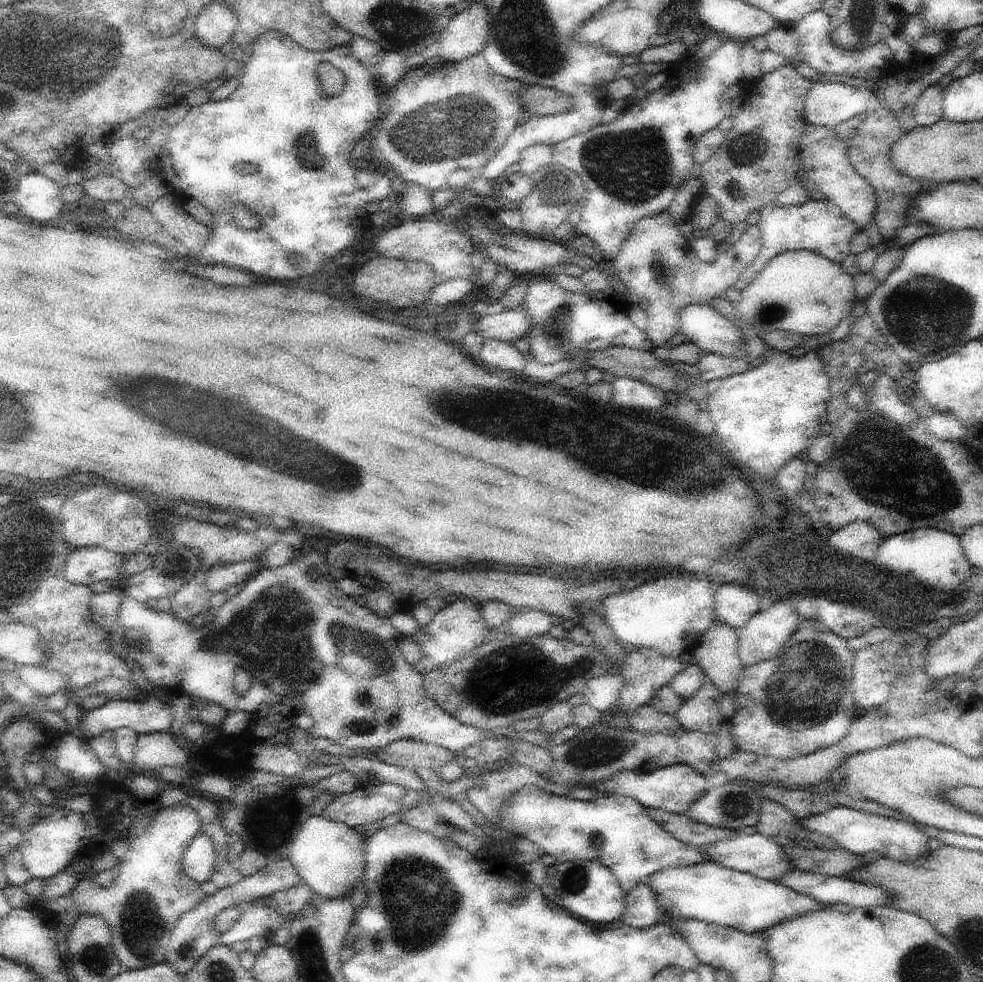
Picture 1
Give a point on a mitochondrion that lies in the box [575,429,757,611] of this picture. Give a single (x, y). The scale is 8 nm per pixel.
(594, 465)

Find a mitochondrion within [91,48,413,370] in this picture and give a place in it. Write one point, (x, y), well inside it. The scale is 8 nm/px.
(305, 153)

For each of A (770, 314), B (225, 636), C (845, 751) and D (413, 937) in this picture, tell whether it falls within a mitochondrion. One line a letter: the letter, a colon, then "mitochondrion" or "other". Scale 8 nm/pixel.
A: mitochondrion
B: mitochondrion
C: other
D: mitochondrion

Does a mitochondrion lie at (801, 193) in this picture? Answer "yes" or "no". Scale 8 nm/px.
no

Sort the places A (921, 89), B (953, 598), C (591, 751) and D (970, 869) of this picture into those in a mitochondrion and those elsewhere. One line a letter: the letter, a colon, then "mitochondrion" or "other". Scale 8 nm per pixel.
A: other
B: other
C: mitochondrion
D: other

